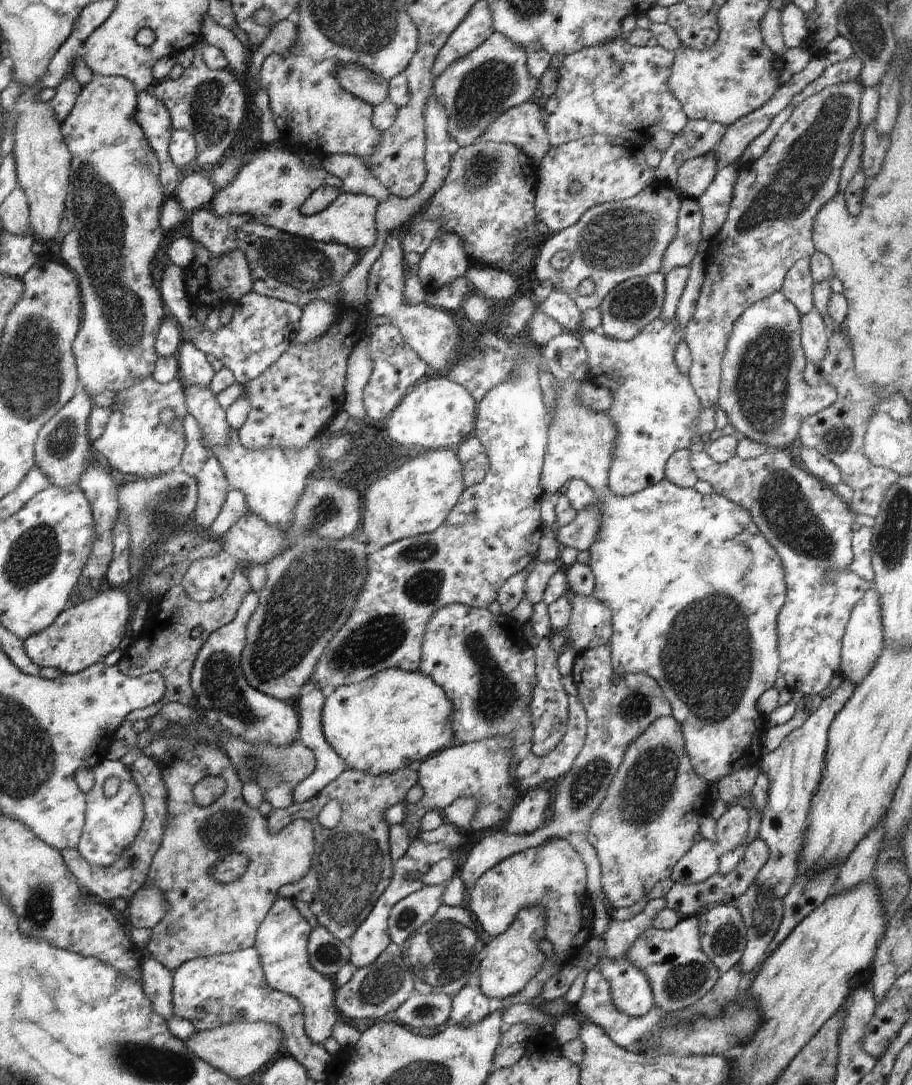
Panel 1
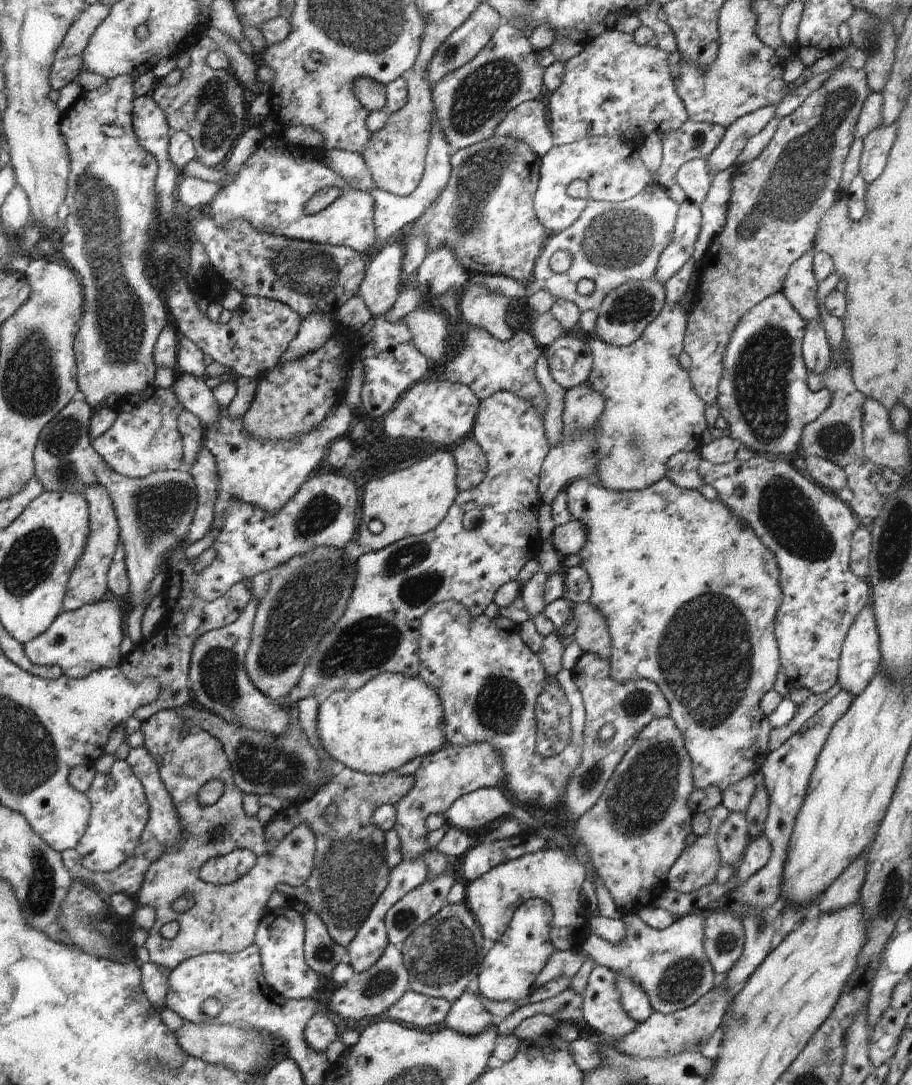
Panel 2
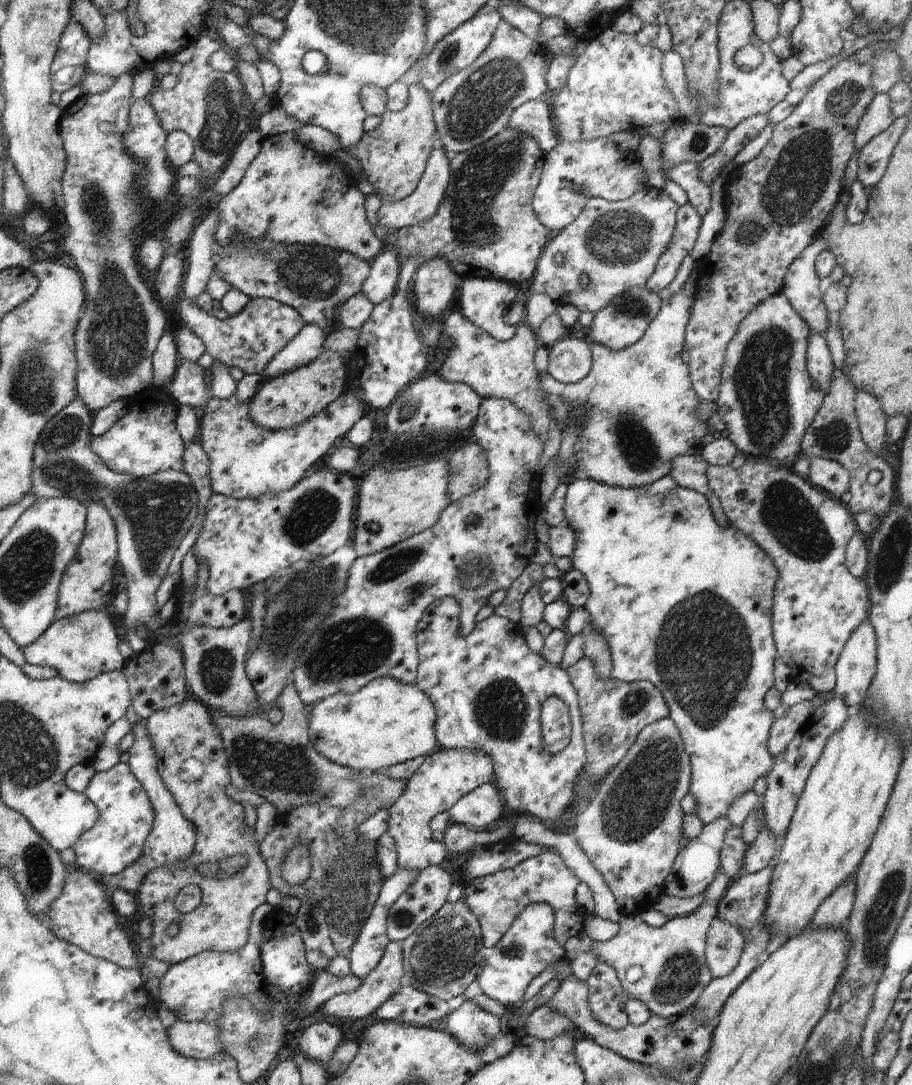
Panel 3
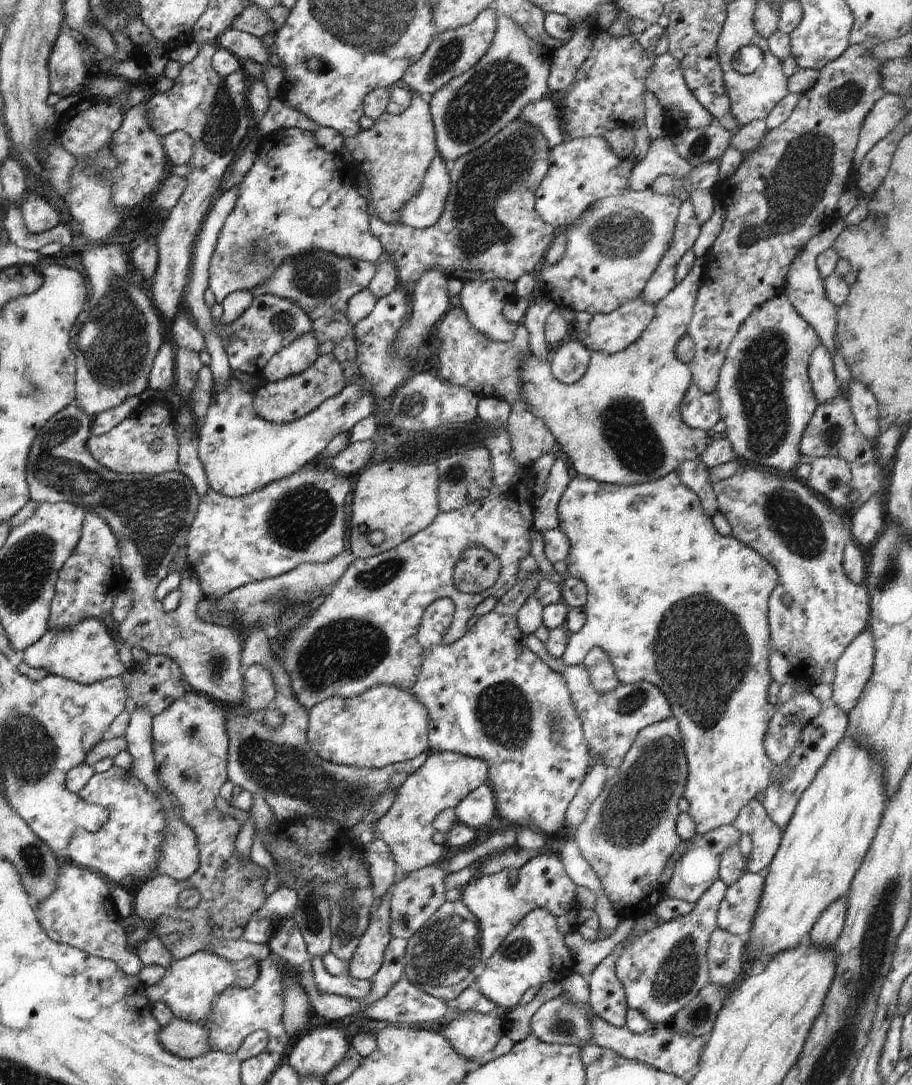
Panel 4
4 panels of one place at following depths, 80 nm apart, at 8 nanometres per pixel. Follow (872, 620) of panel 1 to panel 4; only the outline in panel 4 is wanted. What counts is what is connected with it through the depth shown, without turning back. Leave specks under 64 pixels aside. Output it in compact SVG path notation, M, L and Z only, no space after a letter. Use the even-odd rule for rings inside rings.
M868 628L862 631L836 661L831 704L847 715L856 706L859 696L873 671L875 661L874 637Z

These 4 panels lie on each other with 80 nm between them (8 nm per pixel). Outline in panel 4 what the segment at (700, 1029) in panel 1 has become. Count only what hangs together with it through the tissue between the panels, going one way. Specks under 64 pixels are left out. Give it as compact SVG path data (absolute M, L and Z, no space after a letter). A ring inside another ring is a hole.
M622 945L616 947L591 972L588 980L589 1005L594 1014L615 1027L624 1026L626 1016L627 1000L624 988L615 975L615 962L622 950Z

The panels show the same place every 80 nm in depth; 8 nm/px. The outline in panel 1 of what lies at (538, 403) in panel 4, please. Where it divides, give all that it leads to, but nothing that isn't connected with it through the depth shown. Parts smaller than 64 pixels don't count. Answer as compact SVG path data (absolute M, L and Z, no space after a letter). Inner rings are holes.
M655 318L631 341L617 341L587 331L581 339L589 359L590 379L608 389L612 406L607 415L614 421L617 441L613 450L607 483L610 492L625 497L665 479L667 460L678 449L698 446L693 427L702 406L689 376L678 370L674 353L683 340L674 318Z

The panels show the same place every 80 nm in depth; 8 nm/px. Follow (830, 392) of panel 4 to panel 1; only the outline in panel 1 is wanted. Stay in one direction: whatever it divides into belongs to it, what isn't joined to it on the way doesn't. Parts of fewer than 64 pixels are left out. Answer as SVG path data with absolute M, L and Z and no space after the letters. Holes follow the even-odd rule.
M816 310L801 316L801 345L808 363L818 366L827 353L830 337L824 319Z

